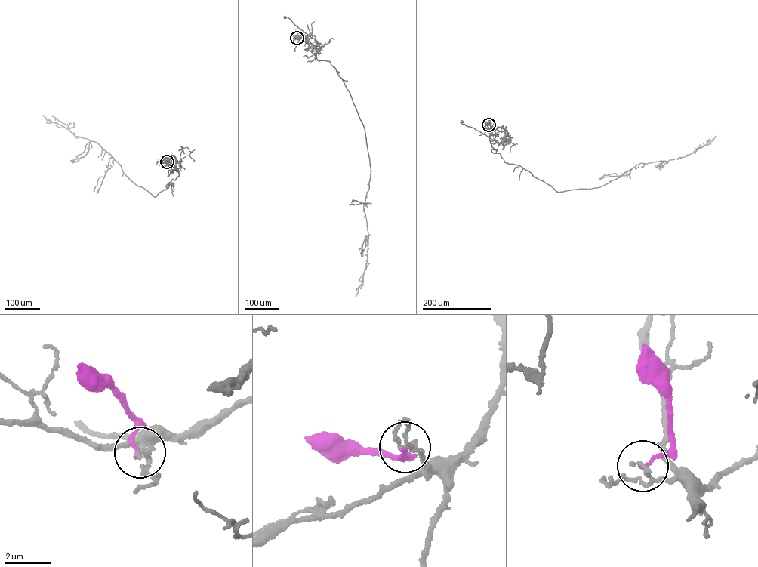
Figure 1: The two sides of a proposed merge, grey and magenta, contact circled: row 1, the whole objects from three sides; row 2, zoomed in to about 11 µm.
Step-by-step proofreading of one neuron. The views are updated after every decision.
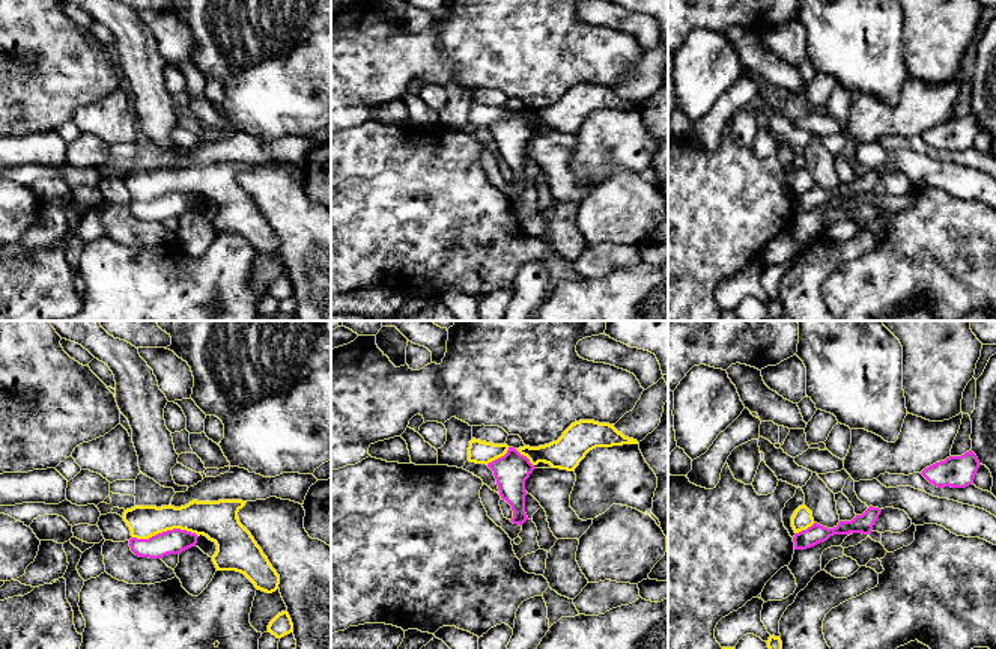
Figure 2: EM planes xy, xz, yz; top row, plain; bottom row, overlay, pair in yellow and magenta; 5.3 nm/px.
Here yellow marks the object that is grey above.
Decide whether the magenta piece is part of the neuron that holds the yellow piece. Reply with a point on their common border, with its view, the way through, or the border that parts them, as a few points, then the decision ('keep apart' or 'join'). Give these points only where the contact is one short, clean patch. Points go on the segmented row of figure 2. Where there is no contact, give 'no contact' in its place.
xy (164, 530) | along xy (197, 535), (188, 530), (167, 529), (148, 538), (133, 538) | keep apart

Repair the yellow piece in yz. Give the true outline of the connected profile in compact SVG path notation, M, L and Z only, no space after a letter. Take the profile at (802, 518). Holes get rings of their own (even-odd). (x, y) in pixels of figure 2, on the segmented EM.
M799 506L791 516L791 527L794 533L806 530L814 524L812 512L805 506Z

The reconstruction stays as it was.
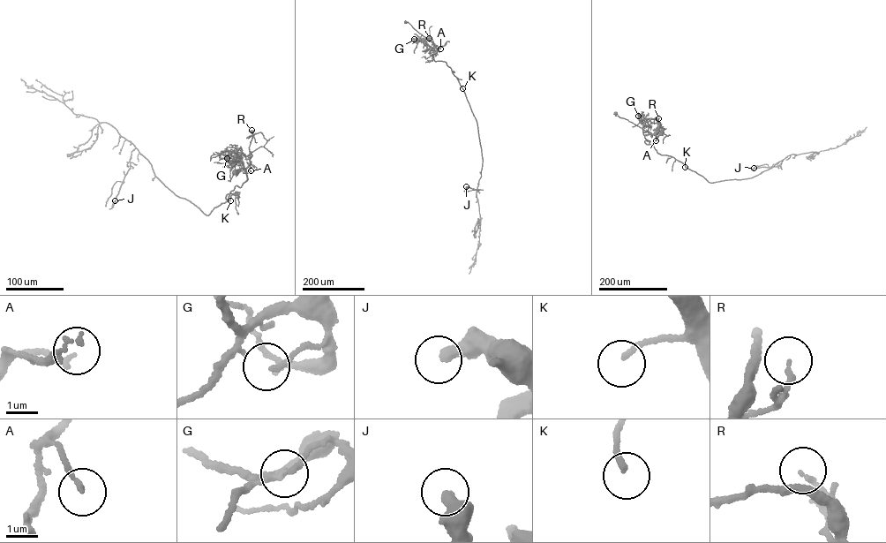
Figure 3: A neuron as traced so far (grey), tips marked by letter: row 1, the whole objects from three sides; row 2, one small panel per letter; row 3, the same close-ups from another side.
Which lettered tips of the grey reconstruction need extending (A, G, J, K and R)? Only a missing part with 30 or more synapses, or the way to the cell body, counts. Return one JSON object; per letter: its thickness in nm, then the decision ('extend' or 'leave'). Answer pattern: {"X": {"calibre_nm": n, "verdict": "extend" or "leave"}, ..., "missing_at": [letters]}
{"A": {"calibre_nm": 130, "verdict": "leave"}, "G": {"calibre_nm": 140, "verdict": "leave"}, "J": {"calibre_nm": 380, "verdict": "leave"}, "K": {"calibre_nm": 150, "verdict": "extend"}, "R": {"calibre_nm": 130, "verdict": "leave"}, "missing_at": ["K"]}

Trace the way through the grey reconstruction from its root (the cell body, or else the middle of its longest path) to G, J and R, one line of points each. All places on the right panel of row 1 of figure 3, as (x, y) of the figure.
G: (614, 113), (641, 128), (645, 124), (643, 117), (638, 116)
J: (614, 113), (642, 128), (650, 141), (645, 143), (658, 154), (709, 183), (750, 177), (783, 159), (754, 168)
R: (614, 113), (641, 127), (644, 135), (657, 131), (658, 118)

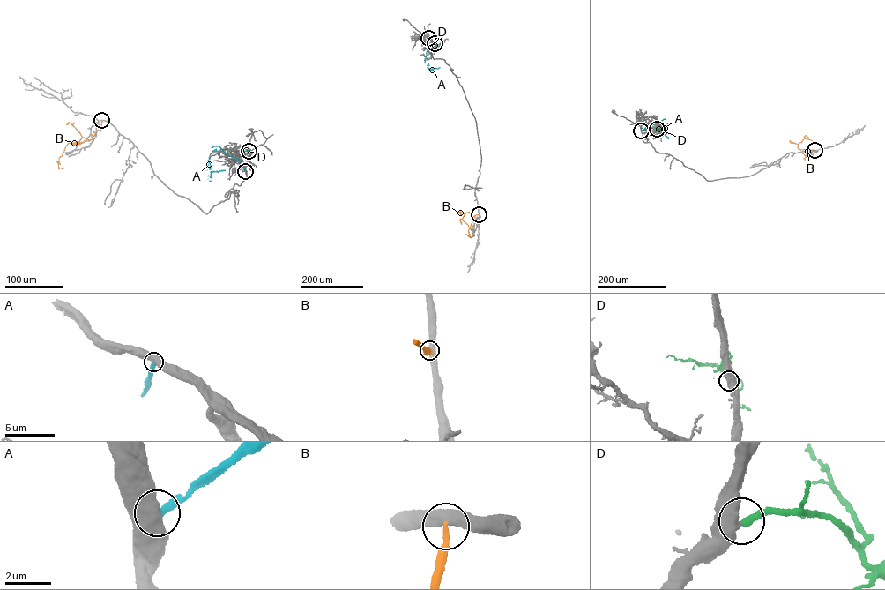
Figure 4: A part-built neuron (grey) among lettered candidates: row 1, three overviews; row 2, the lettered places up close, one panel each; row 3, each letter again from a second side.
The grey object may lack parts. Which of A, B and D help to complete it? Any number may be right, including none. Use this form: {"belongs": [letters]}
{"belongs": ["D"]}

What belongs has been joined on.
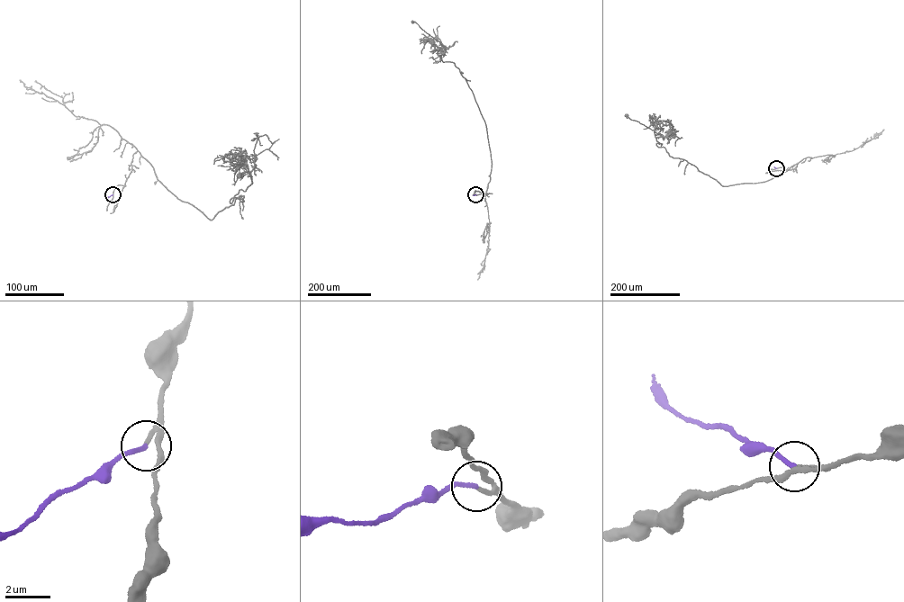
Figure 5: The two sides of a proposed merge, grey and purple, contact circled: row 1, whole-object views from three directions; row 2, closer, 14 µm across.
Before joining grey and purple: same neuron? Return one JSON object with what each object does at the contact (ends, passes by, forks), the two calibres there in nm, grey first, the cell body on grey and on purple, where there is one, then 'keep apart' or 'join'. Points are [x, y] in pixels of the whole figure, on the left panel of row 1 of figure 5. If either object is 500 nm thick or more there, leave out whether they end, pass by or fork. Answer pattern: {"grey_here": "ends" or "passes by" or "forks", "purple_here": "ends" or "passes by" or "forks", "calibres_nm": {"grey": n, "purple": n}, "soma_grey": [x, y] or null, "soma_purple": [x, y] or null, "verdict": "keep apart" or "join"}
{"grey_here": "ends", "purple_here": "ends", "calibres_nm": {"grey": 180, "purple": 180}, "soma_grey": [239, 176], "soma_purple": null, "verdict": "join"}

